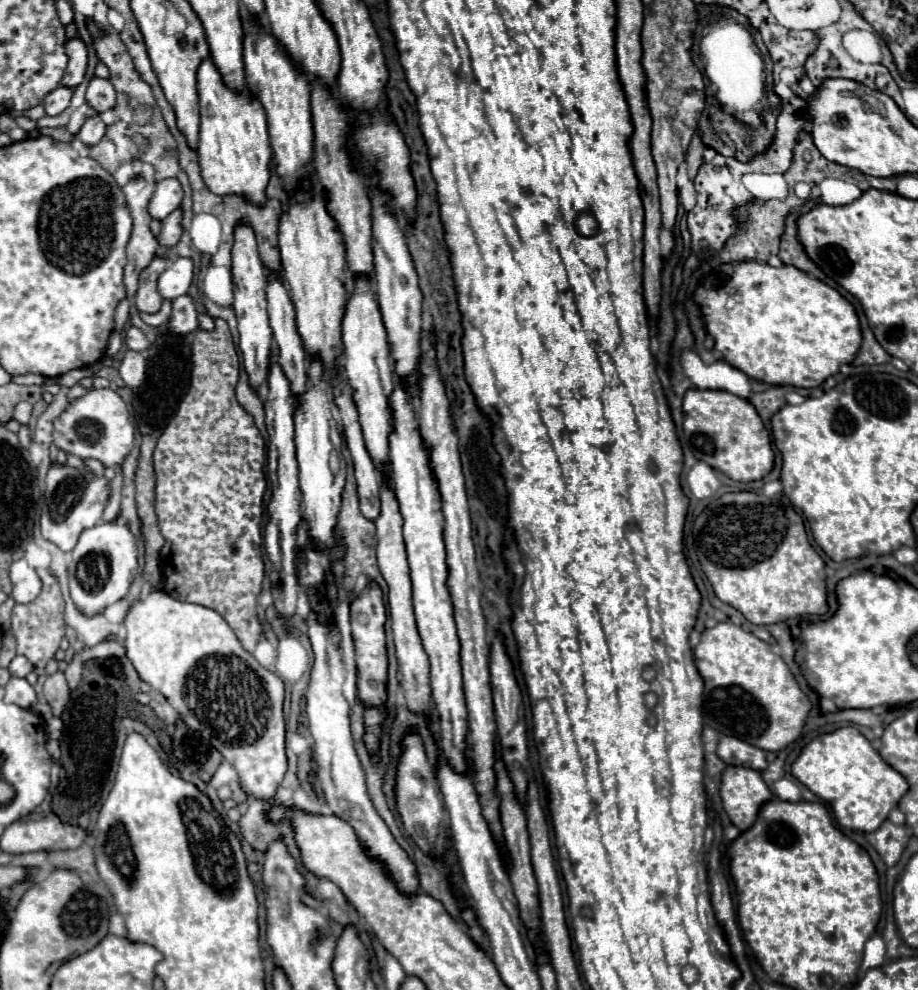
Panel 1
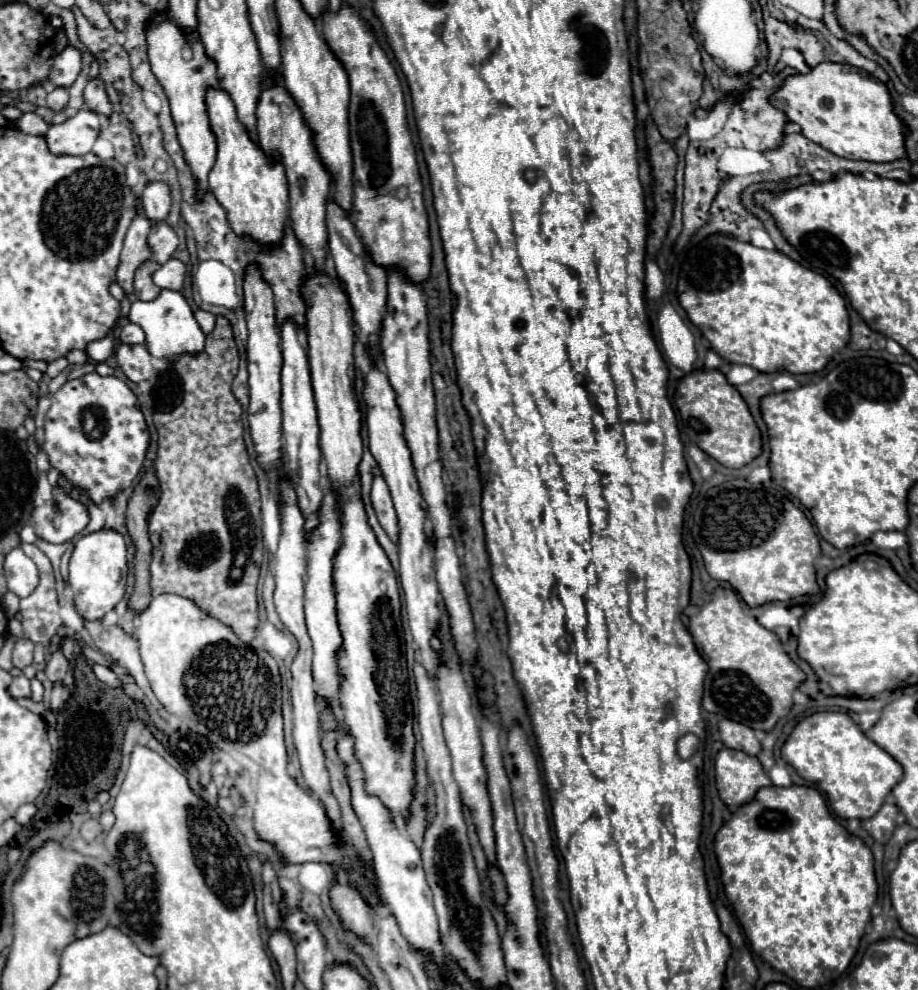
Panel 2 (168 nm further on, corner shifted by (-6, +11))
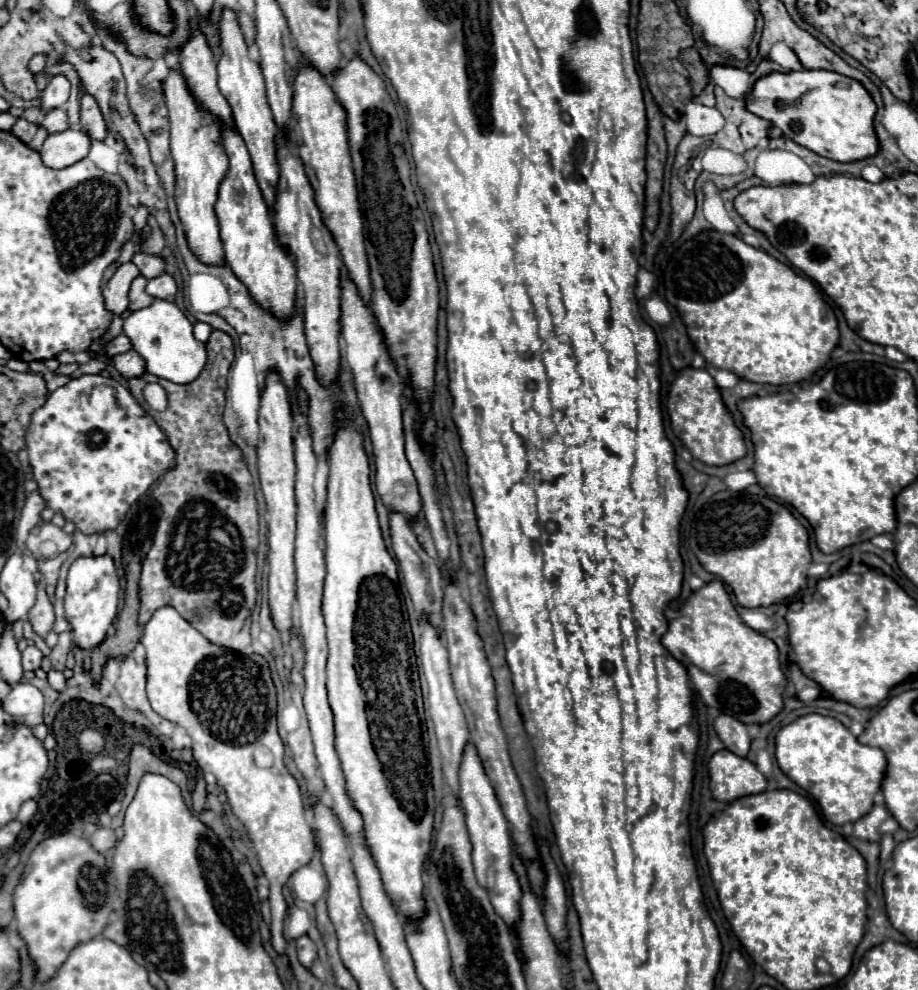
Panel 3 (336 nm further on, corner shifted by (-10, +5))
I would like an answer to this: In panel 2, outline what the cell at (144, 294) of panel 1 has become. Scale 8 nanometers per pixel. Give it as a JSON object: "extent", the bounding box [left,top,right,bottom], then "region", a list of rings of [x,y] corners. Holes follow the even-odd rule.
{"extent":[134,260,160,300],"region":[[[146,260],[138,270],[134,278],[134,294],[140,300],[154,300],[160,294],[160,288],[152,282],[152,274],[160,268],[156,260]]]}

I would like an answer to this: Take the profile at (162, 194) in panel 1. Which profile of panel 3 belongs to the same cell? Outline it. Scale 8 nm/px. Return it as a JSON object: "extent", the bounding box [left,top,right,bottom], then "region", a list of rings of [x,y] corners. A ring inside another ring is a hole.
{"extent":[132,206,148,232],"region":[[[138,206],[134,210],[134,216],[132,216],[132,222],[134,222],[134,232],[142,232],[144,226],[146,226],[146,218],[148,218],[148,210],[144,210],[144,206]]]}

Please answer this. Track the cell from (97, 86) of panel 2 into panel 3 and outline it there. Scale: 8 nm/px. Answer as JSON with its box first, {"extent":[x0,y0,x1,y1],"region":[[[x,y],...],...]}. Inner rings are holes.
{"extent":[80,94,106,140],"region":[[[84,94],[80,100],[80,124],[92,140],[106,138],[106,124],[104,124],[104,118],[100,114],[100,108],[96,106],[96,100],[88,94]]]}

